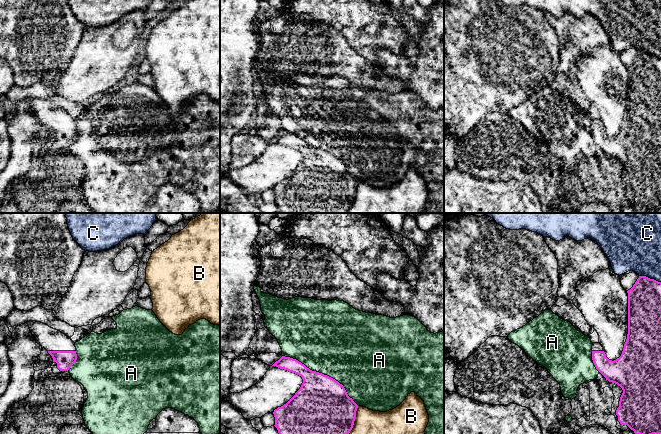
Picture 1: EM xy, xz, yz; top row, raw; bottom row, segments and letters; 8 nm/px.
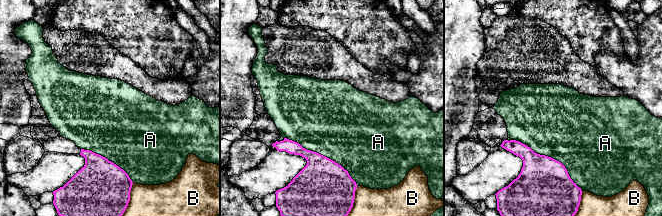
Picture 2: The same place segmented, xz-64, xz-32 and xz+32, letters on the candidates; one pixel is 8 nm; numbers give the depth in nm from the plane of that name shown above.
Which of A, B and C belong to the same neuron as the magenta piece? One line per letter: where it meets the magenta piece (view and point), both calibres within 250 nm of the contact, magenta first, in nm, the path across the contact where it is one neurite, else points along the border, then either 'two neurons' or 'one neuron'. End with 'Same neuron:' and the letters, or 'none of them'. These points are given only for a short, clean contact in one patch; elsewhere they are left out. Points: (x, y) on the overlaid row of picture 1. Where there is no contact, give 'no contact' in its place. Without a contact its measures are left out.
A: contact xz (321, 373); calibres 440 and 500 nm; two neurons
B: contact xz (354, 420); calibres 400 and 200 nm; two neurons
C: contact yz (649, 278); calibres 280 and 360 nm; two neurons
Same neuron: none of them

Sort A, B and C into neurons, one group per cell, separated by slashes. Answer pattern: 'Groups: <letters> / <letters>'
Groups: A / B / C

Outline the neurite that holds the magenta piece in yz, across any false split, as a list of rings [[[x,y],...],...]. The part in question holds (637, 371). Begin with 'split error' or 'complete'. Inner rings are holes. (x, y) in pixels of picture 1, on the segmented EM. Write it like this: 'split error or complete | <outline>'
split error | [[[639,276],[627,293],[628,334],[621,356],[614,361],[609,360],[598,342],[592,345],[592,360],[606,380],[623,390],[616,410],[620,424],[627,425],[635,434],[661,434],[661,282]]]

